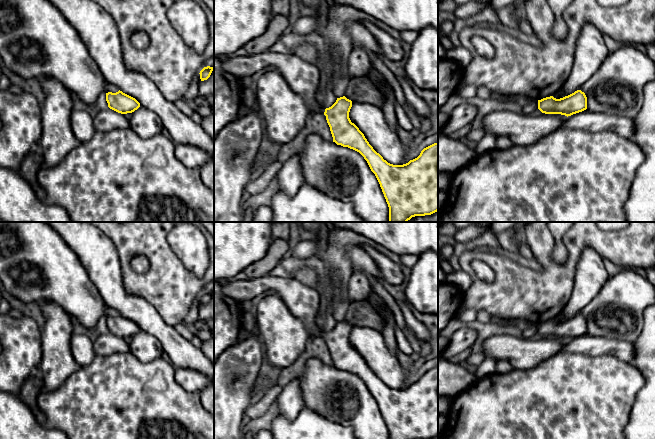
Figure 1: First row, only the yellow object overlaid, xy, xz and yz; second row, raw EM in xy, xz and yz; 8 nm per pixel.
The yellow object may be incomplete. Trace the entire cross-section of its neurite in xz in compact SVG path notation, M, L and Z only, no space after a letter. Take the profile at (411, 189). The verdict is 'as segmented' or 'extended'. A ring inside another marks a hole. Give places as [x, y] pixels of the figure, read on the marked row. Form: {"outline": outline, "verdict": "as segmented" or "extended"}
{"outline": "M271 51L230 58L222 63L223 69L237 76L252 76L256 72L269 66L278 69L290 88L301 95L310 112L323 113L333 137L333 142L359 152L367 161L371 171L375 174L386 202L389 207L389 222L407 222L415 216L431 215L438 211L438 142L424 148L420 155L403 165L388 163L369 144L364 134L351 122L349 112L352 101L345 96L337 98L329 108L322 108L316 100L315 94L320 82L318 67L293 53L274 53Z", "verdict": "extended"}

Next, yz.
{"outline": "M581 90L560 99L550 96L538 100L538 109L545 114L561 114L568 117L587 109L587 97Z", "verdict": "as segmented"}

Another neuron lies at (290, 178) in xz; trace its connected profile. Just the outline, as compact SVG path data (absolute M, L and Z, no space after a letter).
M297 154L291 156L276 175L278 191L284 192L287 196L294 196L304 184L304 177L300 157Z

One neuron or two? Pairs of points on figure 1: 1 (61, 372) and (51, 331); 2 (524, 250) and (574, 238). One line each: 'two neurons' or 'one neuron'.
1: one neuron
2: two neurons

